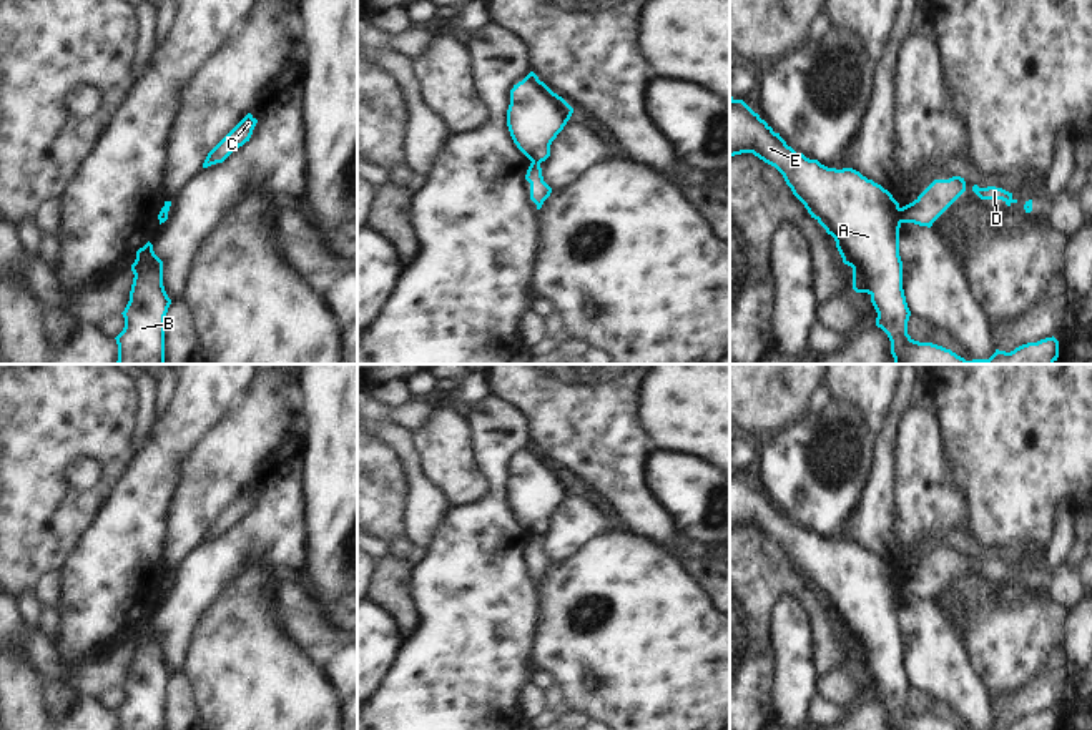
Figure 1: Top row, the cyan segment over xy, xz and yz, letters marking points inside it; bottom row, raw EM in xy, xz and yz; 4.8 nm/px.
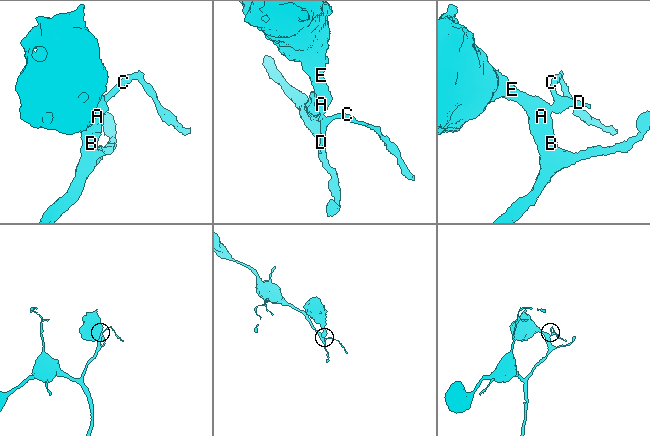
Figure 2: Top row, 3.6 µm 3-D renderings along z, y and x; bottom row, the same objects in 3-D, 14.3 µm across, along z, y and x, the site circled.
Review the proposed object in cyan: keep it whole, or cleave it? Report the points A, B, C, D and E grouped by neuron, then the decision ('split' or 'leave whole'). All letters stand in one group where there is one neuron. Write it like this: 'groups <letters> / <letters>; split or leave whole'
groups A B E / C D; split

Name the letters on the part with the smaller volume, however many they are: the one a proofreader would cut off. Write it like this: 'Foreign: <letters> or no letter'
Foreign: C, D.

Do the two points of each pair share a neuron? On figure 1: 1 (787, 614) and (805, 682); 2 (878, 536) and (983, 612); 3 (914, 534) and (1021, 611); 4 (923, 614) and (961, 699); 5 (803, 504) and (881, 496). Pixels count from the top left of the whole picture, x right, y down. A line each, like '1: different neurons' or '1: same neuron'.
1: same neuron
2: different neurons
3: same neuron
4: same neuron
5: different neurons

